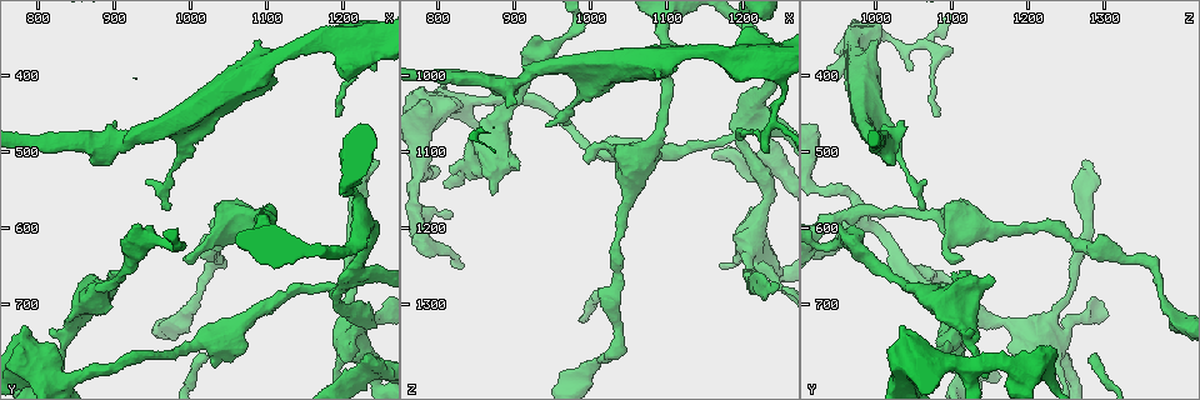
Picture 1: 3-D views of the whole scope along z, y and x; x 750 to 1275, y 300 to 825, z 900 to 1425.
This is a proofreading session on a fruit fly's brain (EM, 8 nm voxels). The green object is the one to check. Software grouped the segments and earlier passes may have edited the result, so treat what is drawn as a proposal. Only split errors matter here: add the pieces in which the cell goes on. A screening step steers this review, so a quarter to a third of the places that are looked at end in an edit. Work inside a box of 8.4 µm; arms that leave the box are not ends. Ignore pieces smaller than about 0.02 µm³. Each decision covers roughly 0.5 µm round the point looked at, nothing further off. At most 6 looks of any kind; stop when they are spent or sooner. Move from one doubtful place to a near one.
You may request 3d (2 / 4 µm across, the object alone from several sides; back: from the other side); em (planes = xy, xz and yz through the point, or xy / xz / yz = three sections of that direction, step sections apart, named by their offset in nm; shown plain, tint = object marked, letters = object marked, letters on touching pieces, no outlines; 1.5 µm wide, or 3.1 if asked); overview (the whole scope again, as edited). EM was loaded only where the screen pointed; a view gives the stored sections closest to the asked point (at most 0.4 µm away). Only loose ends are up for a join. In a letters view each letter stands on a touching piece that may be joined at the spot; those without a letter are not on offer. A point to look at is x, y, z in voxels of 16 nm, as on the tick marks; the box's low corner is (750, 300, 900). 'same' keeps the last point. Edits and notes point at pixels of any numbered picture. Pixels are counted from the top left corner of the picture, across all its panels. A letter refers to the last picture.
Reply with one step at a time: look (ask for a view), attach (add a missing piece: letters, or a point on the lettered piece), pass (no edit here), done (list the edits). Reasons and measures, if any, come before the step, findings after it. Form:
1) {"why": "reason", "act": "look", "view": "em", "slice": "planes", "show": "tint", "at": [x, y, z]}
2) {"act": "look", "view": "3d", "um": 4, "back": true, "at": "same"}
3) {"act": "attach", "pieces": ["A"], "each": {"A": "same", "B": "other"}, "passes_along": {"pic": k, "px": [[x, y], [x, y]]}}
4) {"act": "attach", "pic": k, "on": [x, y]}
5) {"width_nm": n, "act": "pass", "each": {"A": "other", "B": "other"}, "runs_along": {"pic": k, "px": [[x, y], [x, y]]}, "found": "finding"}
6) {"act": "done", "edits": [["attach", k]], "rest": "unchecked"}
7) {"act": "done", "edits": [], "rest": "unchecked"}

{"why": "stops while still wide", "act": "look", "view": "3d", "um": 2, "back": true, "at": [1090, 350, 1000]}

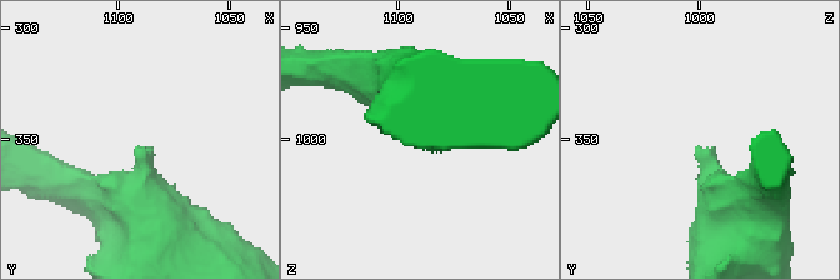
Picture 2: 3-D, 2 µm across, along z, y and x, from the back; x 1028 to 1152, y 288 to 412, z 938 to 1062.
{"why": "now the EM", "act": "look", "view": "em", "slice": "planes", "show": "tint", "at": [1092, 353, 1000]}

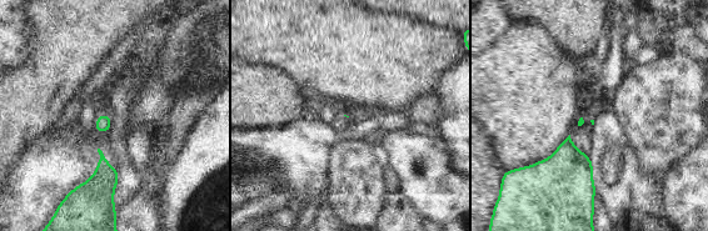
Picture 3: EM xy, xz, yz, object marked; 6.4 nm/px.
{"act": "look", "view": "em", "slice": "planes", "show": "letters", "at": "same"}

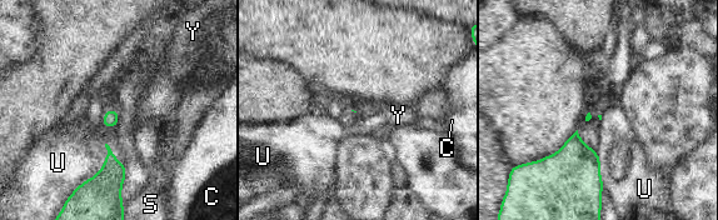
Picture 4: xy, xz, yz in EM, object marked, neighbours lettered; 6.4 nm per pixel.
{"act": "pass", "each": {"C": "other", "S": "other", "U": "other", "Y": "other"}, "border": {"pic": 4, "px": [[597, 153], [603, 188]]}, "found": "none of them fits"}

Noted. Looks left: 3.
{"why": "free end", "act": "look", "view": "em", "slice": "planes", "show": "letters", "at": [1220, 400, 950]}

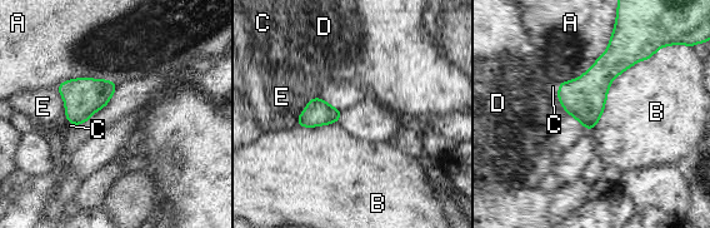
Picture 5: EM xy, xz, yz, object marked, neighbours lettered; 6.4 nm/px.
{"longest_contact_nm": ["B", 600], "act": "pass", "each": {"A": "other", "B": "other", "C": "other", "D": "other", "E": "other"}, "border": {"pic": 5, "px": [[650, 58], [613, 80], [590, 129]]}, "found": "none of them fits"}

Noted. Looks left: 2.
{"why": "branch stops here", "act": "look", "view": "em", "slice": "planes", "show": "letters", "at": [805, 795, 1145]}

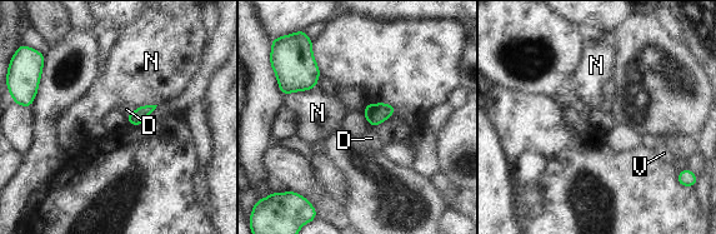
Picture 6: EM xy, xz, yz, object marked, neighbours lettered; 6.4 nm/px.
{"act": "pass", "each": {"D": "other", "N": "other", "V": "other"}, "border": {"pic": 6, "px": [[136, 108], [126, 115]]}, "found": "no lettered piece goes on from it"}

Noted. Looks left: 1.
{"act": "done", "edits": [], "rest": "unchecked"}

